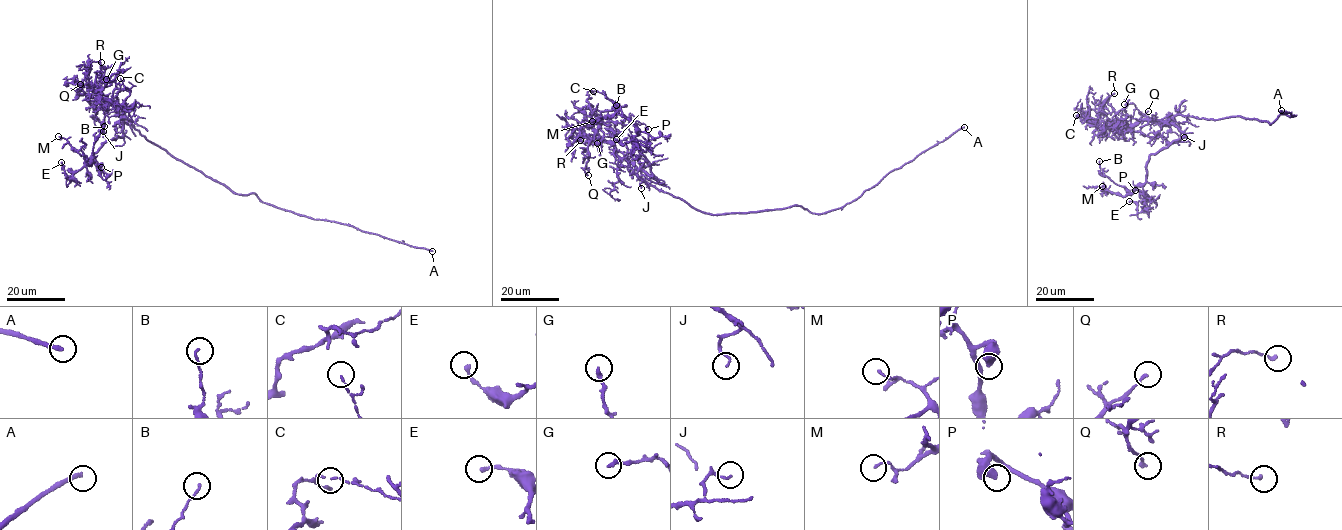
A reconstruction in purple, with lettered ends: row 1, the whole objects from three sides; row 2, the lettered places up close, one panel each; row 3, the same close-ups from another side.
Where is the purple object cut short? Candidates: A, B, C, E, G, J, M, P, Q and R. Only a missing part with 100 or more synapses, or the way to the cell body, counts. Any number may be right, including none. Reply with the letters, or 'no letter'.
A

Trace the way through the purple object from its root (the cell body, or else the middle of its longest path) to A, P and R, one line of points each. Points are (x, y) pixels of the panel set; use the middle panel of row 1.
A: (732, 212), (781, 210), (794, 205), (819, 214), (841, 208), (890, 172), (964, 127)
P: (732, 212), (709, 214), (696, 210), (642, 180), (643, 171), (656, 179), (632, 138), (648, 129)
R: (732, 212), (696, 210), (642, 180), (612, 145), (573, 129), (577, 140), (573, 139), (580, 140)

